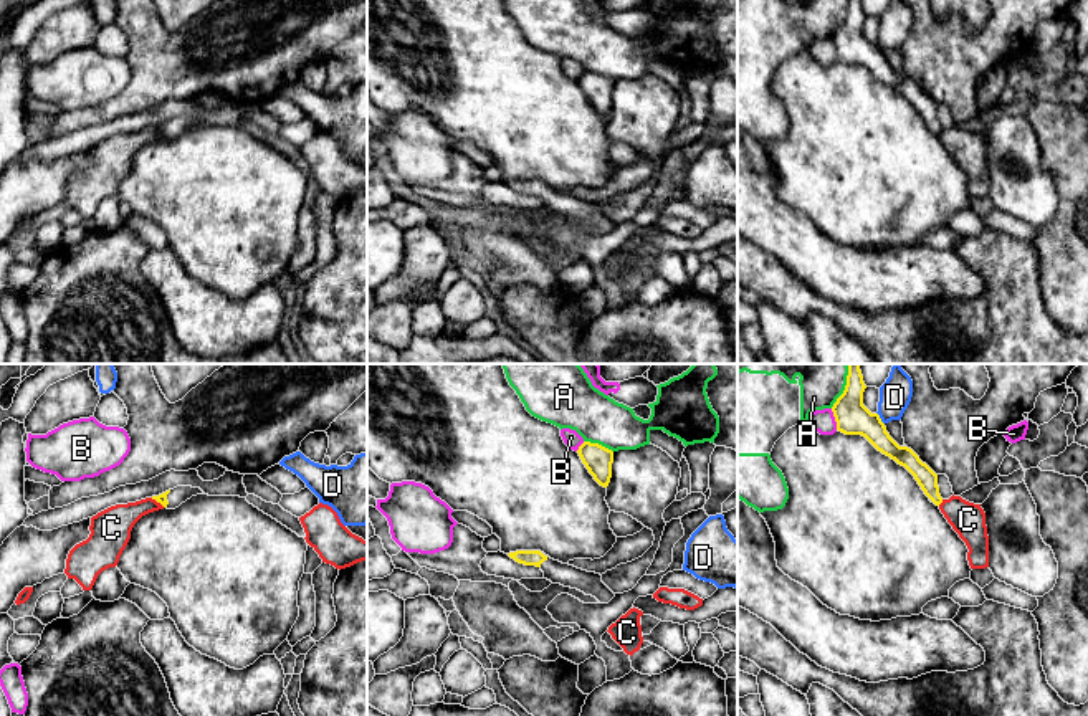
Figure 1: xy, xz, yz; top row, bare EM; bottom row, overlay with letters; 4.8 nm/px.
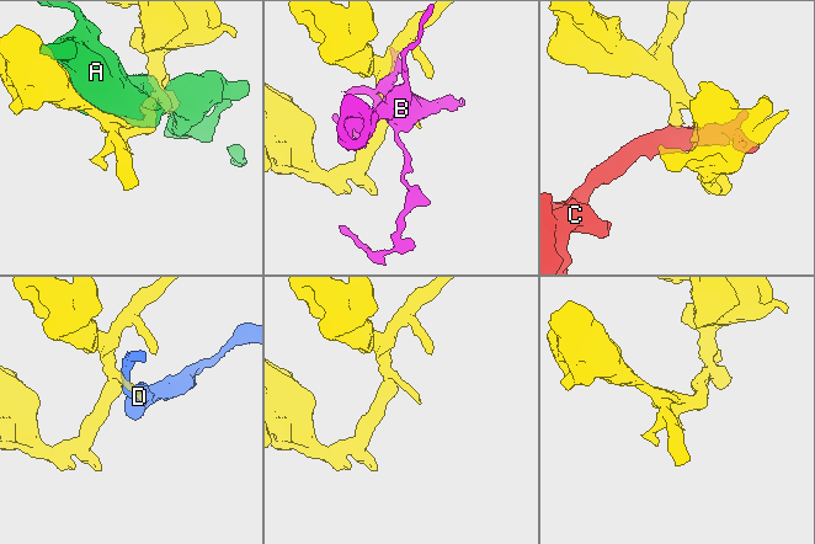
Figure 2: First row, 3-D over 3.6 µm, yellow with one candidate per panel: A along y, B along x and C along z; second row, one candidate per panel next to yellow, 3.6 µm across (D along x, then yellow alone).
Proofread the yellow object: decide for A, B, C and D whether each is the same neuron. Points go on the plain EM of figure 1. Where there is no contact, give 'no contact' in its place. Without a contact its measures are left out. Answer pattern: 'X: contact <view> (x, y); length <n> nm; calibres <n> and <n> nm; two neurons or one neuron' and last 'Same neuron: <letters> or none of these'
A: contact xz (597, 73); length 160 nm; calibres 140 and 280 nm; two neurons
B: contact yz (835, 48); length 110 nm; calibres 170 and 110 nm; two neurons
C: contact yz (940, 133); length 40 nm; calibres 100 and 170 nm; two neurons
D: contact yz (880, 48); length 70 nm; calibres 170 and 160 nm; two neurons
Same neuron: none of these

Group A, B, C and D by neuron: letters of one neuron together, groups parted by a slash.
A / B / C / D

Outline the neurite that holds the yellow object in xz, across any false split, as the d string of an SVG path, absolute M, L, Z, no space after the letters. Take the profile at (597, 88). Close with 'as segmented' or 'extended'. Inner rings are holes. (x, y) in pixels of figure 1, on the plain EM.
M584 71L577 83L594 109L607 117L612 107L613 81L599 73Z | as segmented

